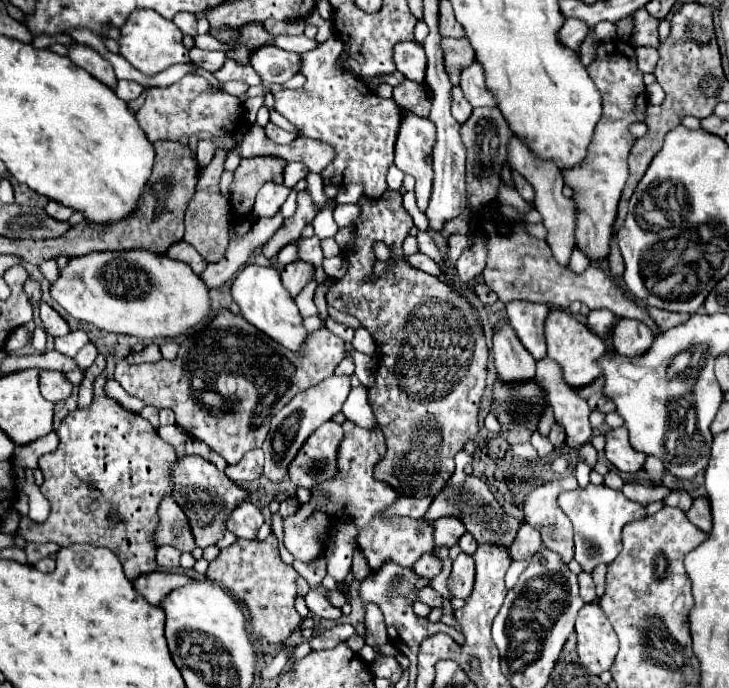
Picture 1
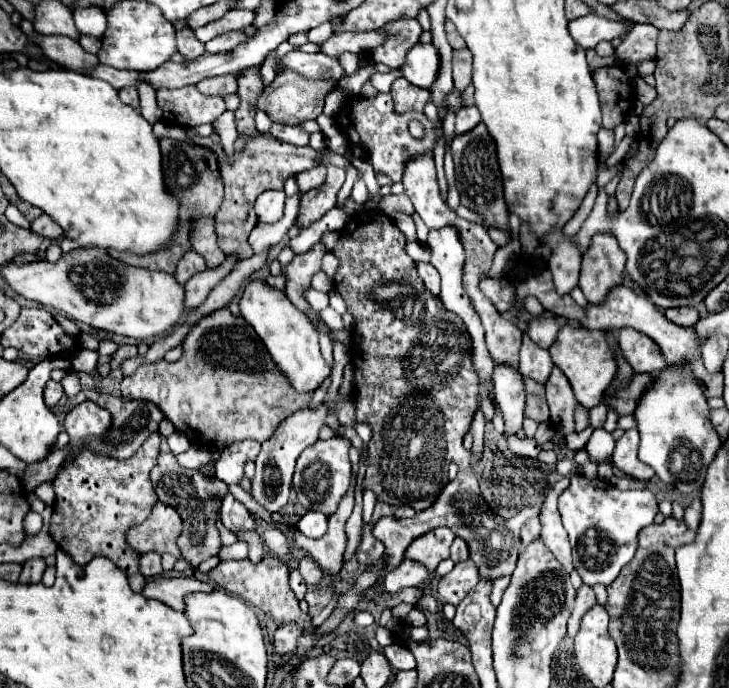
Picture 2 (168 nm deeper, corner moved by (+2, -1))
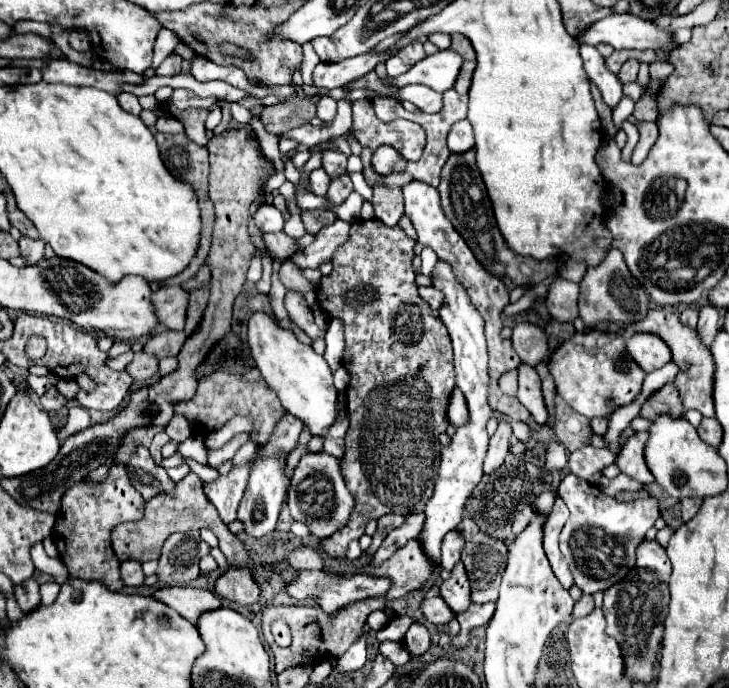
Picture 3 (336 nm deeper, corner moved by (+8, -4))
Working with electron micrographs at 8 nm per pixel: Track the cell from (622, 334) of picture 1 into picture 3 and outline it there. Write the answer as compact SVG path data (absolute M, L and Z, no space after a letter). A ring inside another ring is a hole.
M639 332L627 338L627 350L633 356L633 360L645 370L653 372L667 362L671 362L671 350L669 346L649 332Z

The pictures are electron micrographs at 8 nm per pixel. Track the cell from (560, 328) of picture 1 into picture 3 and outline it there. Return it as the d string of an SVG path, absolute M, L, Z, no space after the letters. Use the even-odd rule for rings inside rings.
M611 330L575 334L553 352L549 370L555 378L557 394L585 418L609 418L615 408L631 404L639 396L647 376L629 356L625 338Z

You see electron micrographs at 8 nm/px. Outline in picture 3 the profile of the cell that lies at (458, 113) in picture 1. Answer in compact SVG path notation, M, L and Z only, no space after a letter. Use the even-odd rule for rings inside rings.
M461 120L461 122L453 124L447 142L449 142L451 154L465 154L465 152L471 150L473 144L475 144L473 126L471 126L467 120Z

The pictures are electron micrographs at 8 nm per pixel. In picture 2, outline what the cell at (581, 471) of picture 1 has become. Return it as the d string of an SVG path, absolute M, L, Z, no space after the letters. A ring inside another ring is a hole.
M595 429L585 451L589 453L589 459L593 463L599 463L599 461L605 461L611 457L613 447L615 447L615 439L611 437L611 433L607 433L605 429Z

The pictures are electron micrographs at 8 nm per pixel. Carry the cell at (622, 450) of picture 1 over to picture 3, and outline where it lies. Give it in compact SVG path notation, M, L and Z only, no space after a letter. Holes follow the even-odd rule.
M637 432L633 434L627 444L623 446L621 454L617 456L617 466L623 474L635 478L637 482L641 484L651 484L655 482L651 470L647 468L645 464L645 456L643 456L643 450L645 450L645 442L649 438L649 432Z

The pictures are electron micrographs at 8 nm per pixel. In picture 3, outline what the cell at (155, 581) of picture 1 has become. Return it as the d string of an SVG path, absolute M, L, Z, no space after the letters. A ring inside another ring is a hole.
M161 588L155 592L155 598L177 610L189 622L197 622L203 612L221 608L221 600L205 588Z

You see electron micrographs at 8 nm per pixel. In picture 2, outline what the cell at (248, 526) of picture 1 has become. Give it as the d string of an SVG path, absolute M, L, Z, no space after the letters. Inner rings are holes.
M227 493L223 497L223 505L221 505L221 523L233 531L233 533L241 533L241 531L255 531L257 523L255 517L247 511L247 507L243 503L239 503L231 493Z

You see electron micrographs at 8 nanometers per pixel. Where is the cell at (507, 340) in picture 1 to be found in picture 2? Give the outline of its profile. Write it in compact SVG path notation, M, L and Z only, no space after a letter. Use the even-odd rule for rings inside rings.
M497 367L493 371L495 399L505 419L505 431L517 433L523 423L525 407L525 377L519 375L517 367Z

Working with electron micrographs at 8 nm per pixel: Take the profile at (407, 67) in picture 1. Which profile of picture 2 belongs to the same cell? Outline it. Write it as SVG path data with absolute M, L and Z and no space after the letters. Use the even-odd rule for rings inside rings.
M417 43L415 47L411 47L411 51L407 51L407 59L403 67L399 67L399 71L415 87L429 89L439 71L437 49L433 45Z

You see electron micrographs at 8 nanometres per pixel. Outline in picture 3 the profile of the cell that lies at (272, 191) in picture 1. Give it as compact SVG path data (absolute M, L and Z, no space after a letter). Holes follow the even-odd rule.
M263 204L259 208L259 212L255 214L255 224L261 232L281 232L283 230L283 214L275 208L275 206L269 206L269 204Z

